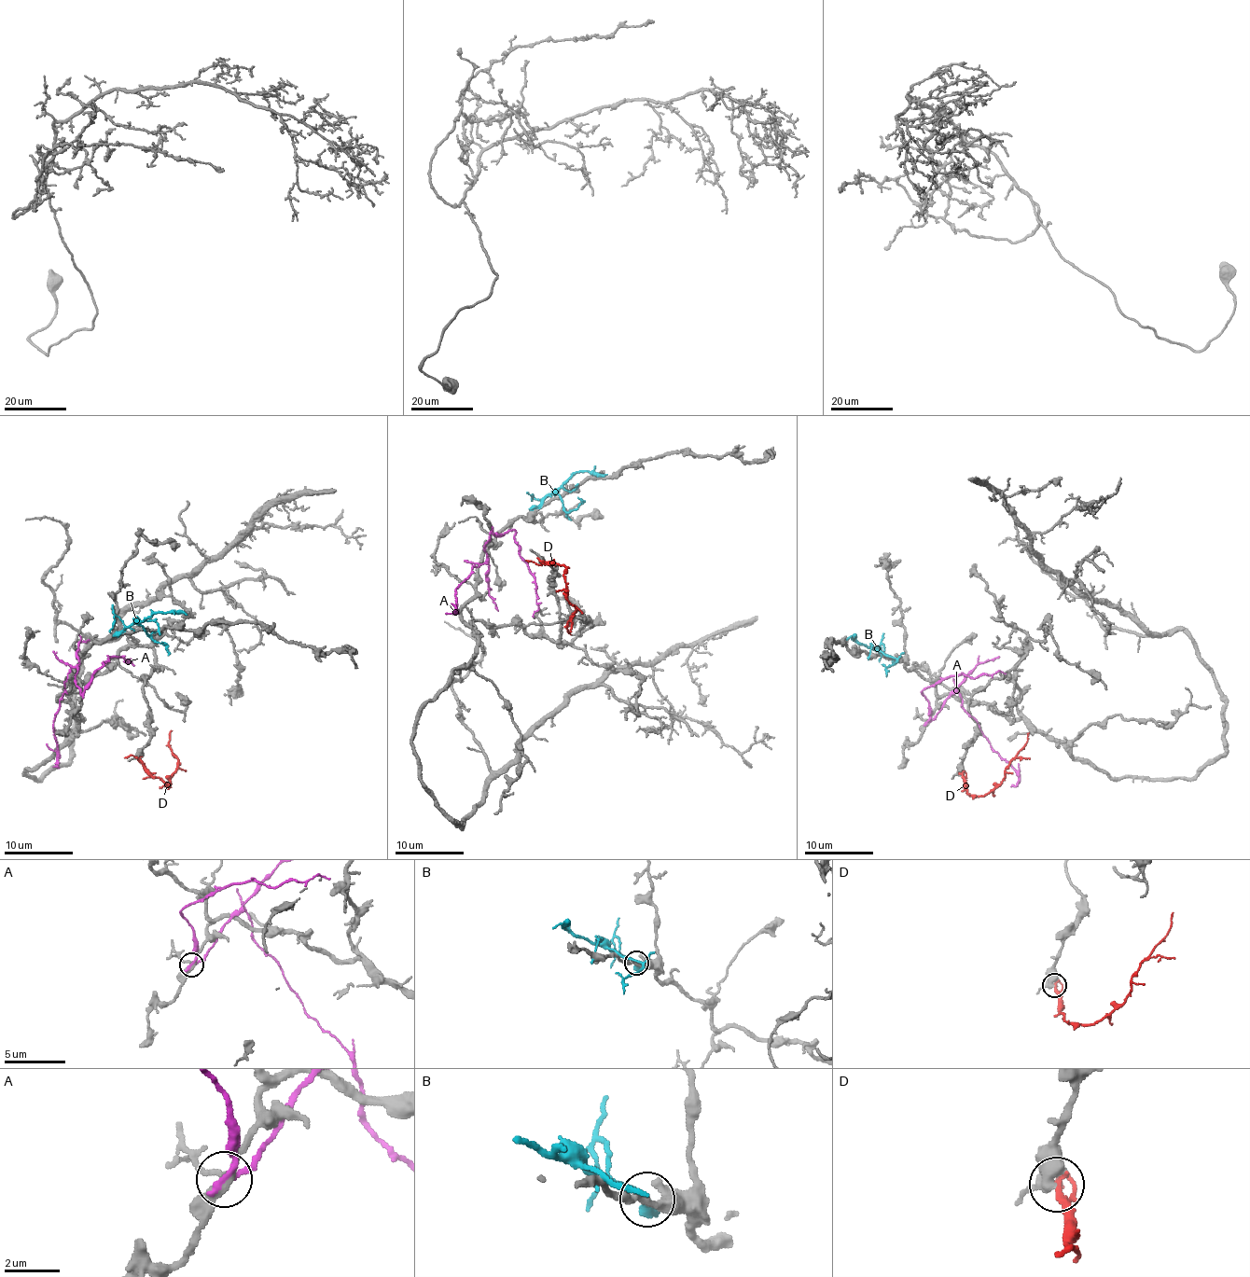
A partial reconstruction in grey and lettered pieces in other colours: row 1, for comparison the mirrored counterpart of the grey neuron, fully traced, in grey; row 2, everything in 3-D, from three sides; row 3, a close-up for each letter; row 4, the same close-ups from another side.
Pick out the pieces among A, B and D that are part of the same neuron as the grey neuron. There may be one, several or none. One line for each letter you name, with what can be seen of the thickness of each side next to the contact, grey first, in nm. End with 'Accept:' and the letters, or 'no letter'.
Accept: no letter

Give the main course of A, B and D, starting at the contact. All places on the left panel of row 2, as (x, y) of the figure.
A: (81, 694), (76, 684), (76, 669), (72, 667), (53, 723), (58, 764), (53, 766)
B: (119, 631), (134, 623), (144, 621), (153, 614), (187, 615)
D: (139, 758), (149, 771), (169, 785), (177, 767), (177, 757), (168, 743), (172, 731)

